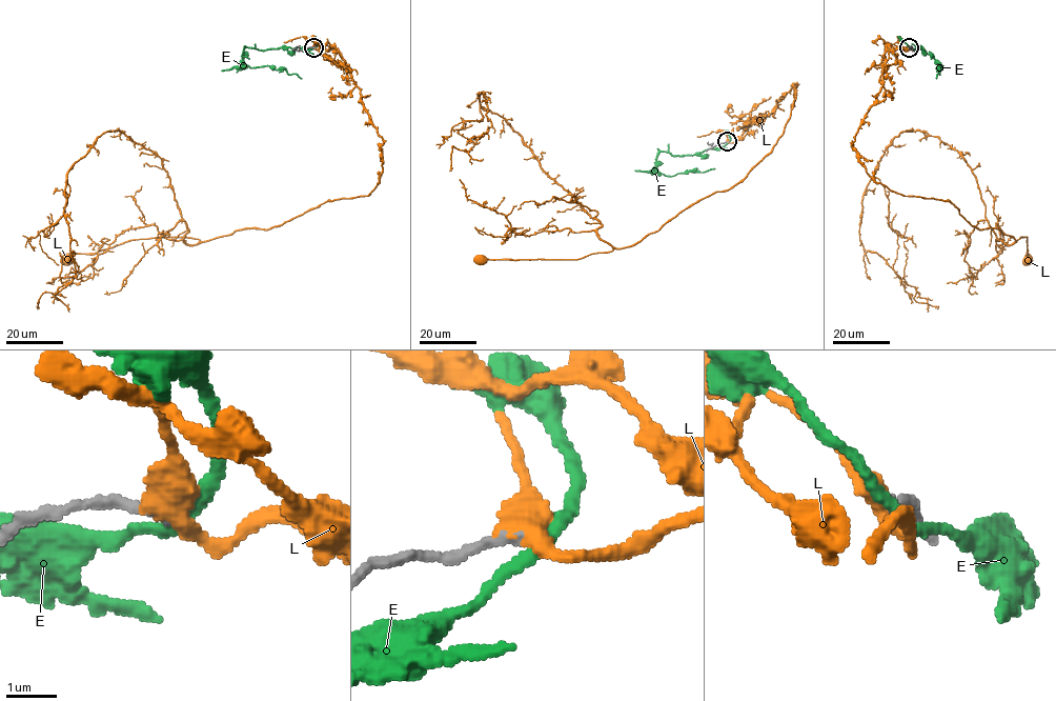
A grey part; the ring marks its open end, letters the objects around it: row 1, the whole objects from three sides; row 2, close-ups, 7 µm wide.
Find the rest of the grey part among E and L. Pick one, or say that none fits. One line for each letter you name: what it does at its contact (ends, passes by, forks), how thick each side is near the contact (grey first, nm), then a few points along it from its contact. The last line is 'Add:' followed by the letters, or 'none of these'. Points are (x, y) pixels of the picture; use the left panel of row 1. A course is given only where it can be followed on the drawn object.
L: it passes by | 300/440 nm | via (313, 47), (339, 53), (383, 142), (367, 196), (326, 200), (267, 229), (137, 239), (66, 259)
Add: L

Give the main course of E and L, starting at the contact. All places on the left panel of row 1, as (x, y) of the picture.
E: (315, 47), (260, 51), (245, 47), (243, 51), (243, 62), (251, 67), (283, 68), (302, 78)
L: (313, 47), (339, 53), (383, 142), (367, 196), (326, 200), (267, 229), (137, 239), (66, 259)

